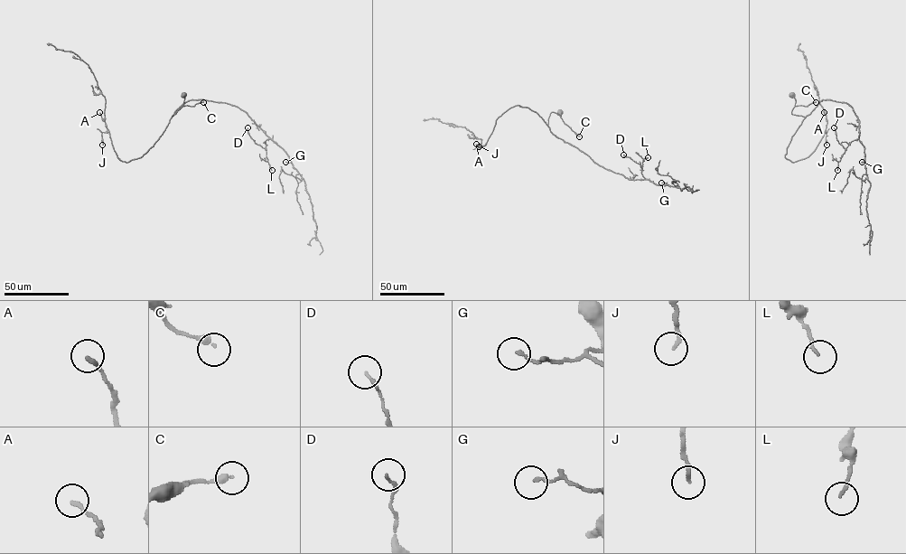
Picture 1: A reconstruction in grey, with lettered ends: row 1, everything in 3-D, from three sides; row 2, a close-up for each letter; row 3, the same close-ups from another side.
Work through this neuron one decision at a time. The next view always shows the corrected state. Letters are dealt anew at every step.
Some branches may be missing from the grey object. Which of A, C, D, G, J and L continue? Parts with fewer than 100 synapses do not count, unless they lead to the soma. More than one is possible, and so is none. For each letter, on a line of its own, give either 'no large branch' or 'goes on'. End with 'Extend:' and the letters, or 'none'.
A: no large branch
C: no large branch
D: no large branch
G: no large branch
J: no large branch
L: no large branch
Extend: none

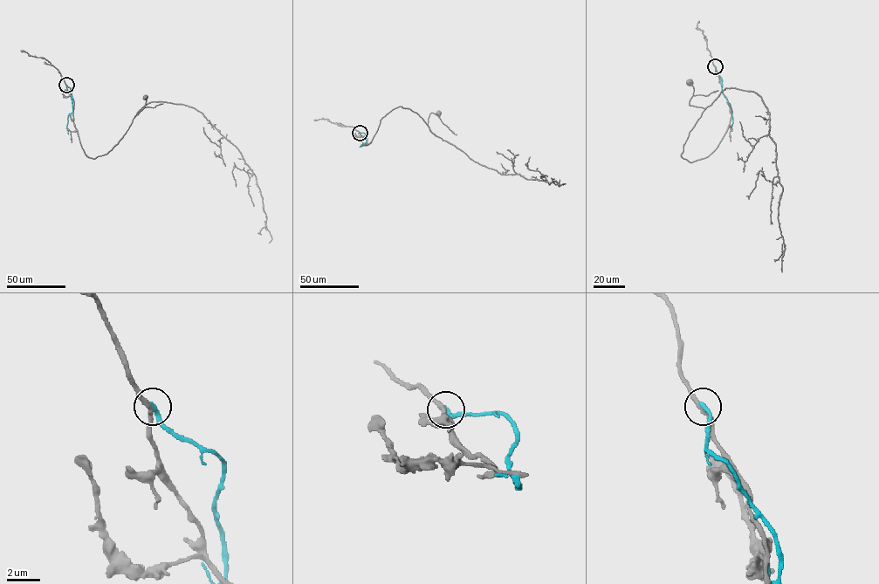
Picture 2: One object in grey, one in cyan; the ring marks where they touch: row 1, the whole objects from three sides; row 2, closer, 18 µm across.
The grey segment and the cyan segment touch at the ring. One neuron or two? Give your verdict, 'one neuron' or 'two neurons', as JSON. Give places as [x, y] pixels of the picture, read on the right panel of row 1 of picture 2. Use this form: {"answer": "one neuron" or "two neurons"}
{"answer": "two neurons"}

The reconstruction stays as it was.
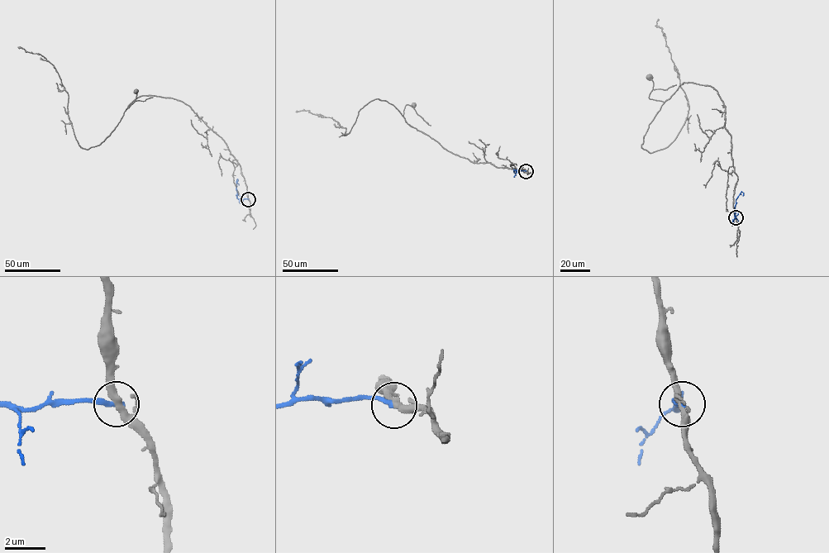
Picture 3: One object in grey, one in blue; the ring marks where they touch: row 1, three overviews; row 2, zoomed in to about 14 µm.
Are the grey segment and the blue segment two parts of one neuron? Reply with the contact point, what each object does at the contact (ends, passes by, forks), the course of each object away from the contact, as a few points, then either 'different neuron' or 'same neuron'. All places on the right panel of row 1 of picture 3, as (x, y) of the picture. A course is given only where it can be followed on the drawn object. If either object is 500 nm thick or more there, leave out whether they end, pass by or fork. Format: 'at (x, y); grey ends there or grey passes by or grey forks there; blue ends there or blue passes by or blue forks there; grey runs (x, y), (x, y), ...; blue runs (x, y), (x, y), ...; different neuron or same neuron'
at (736, 217); grey forks there; blue ends there; grey runs (736, 217), (737, 176), (717, 92), (683, 82), (664, 102), (650, 99), (649, 77); blue runs (736, 217), (736, 199), (741, 191), (742, 196); different neuron

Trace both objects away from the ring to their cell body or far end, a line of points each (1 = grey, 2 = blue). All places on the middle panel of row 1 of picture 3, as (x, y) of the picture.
1: (526, 171), (473, 163), (448, 151), (406, 121), (405, 106), (413, 107), (414, 105)
2: (526, 171), (514, 170), (513, 176)

